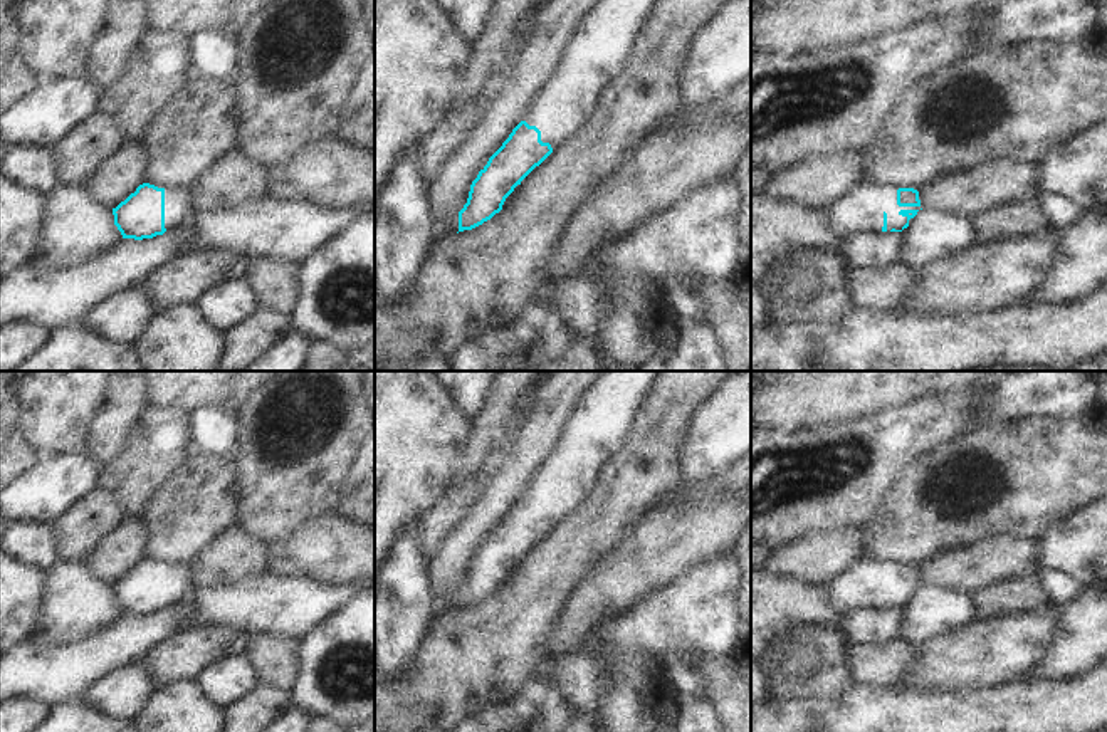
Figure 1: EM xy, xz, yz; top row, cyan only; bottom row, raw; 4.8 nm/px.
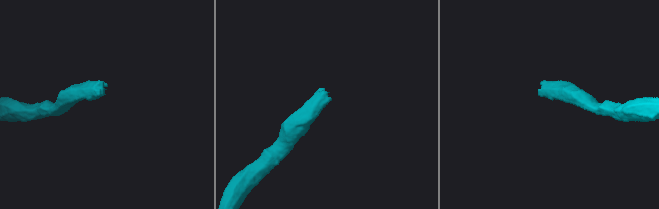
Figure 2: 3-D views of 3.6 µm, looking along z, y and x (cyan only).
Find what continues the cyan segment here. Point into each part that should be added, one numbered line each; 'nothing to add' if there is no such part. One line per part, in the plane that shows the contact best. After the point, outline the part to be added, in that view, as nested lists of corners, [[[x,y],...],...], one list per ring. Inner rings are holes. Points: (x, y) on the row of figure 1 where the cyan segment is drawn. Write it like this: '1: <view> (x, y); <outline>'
1: yz (860, 210); [[[860,183],[825,208],[825,215],[832,230],[845,240],[848,235],[879,233],[884,225],[889,232],[902,230],[907,217],[902,217],[900,210],[921,210],[921,207],[899,207],[895,188]]]

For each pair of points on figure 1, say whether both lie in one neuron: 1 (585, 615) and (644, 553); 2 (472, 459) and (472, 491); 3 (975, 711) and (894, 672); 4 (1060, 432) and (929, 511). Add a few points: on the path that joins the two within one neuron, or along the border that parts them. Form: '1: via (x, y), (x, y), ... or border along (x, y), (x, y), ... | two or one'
1: via (597, 600), (629, 568) | one
2: border along (496, 439), (482, 464), (469, 470), (445, 497) | two
3: border along (906, 682), (879, 687), (867, 685) | two
4: via (1033, 465), (985, 512), (976, 512), (963, 521) | one

